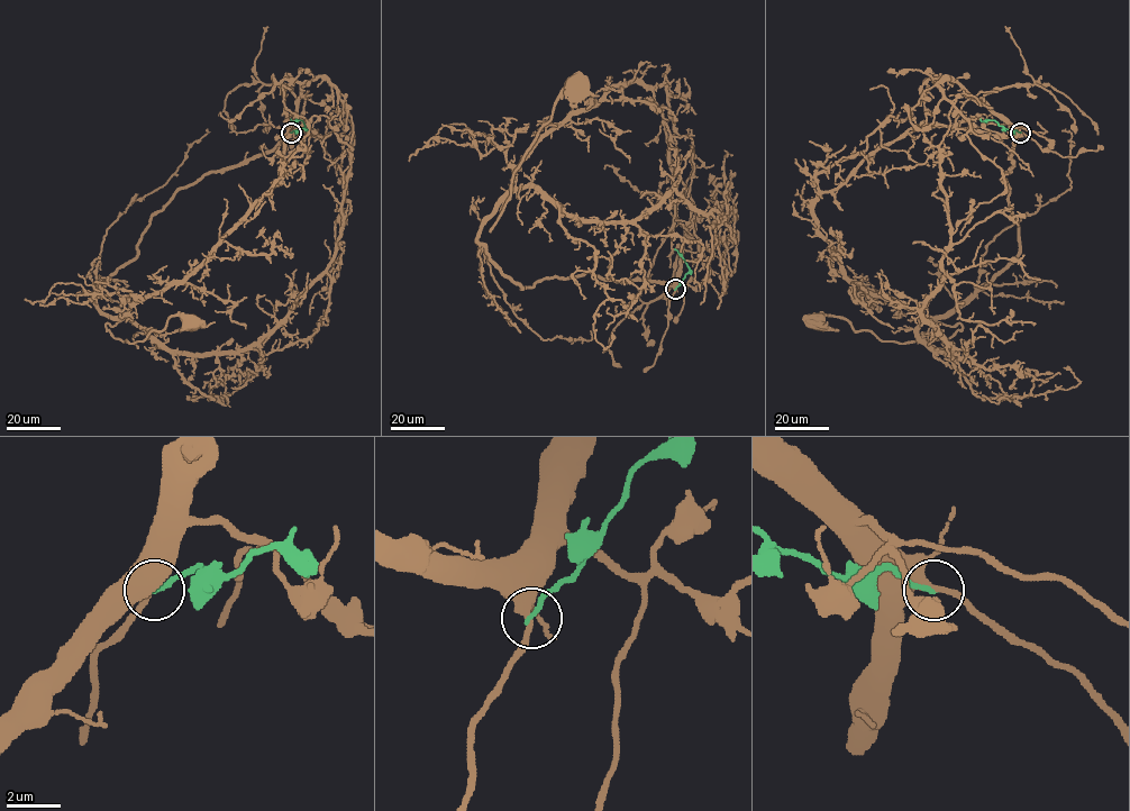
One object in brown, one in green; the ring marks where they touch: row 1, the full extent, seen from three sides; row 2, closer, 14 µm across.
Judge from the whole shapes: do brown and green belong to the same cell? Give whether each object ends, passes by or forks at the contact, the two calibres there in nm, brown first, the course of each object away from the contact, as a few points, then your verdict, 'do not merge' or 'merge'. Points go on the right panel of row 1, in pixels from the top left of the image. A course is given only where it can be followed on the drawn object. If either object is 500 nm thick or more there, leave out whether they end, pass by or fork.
brown passes by; green ends there; 320 nm thick on the brown side, 190 nm on the other; brown runs (1020, 133), (1003, 175), (1019, 255), (931, 319), (960, 329), (898, 344), (856, 331), (846, 319), (816, 321); green runs (1020, 133), (1009, 130), (994, 120), (981, 119); do not merge

